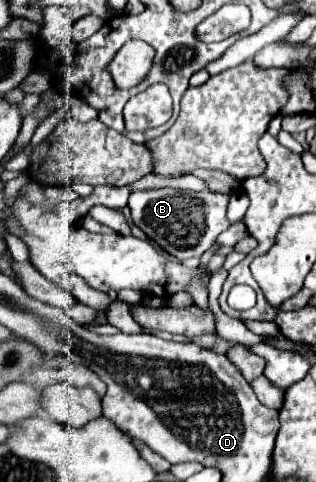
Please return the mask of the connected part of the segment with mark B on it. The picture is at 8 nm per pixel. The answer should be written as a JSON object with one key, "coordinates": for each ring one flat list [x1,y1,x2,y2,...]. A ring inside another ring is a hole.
{"coordinates":[[162,187,162,189,134,191,130,195,128,207,132,209,132,221,136,227,140,227,164,251,184,261,190,257,200,257,214,245,216,237,230,227,230,221,226,217,228,199,230,195,224,193,212,193,212,191,196,193,174,187]]}

